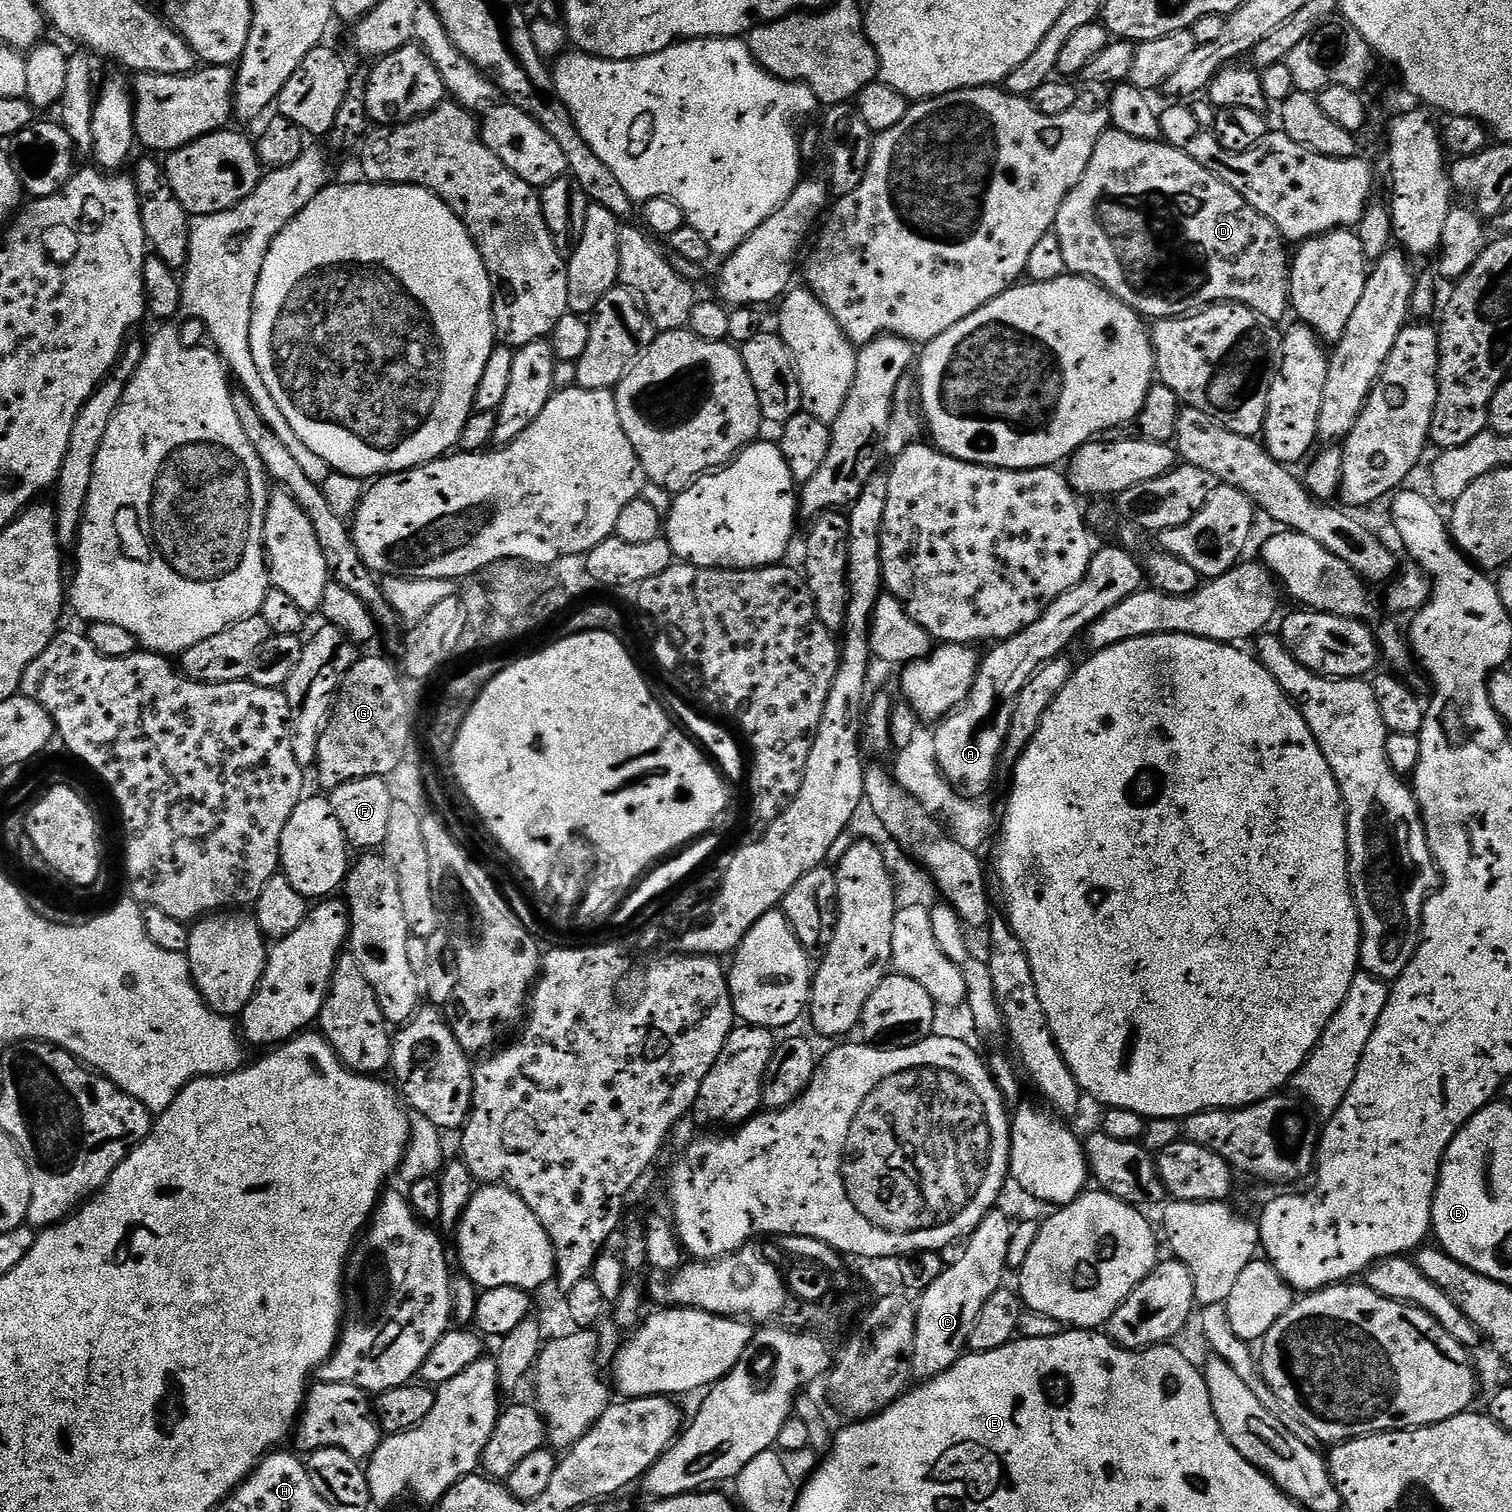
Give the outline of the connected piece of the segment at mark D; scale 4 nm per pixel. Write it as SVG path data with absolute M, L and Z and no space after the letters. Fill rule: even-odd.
M1109 127L1108 131L1102 134L1102 138L1098 138L1098 146L1094 146L1094 154L1090 158L1090 166L1086 166L1086 174L1082 174L1082 178L1078 182L1078 186L1074 186L1074 190L1070 190L1070 194L1066 194L1066 198L1060 207L1060 218L1058 221L1059 227L1064 227L1066 231L1059 233L1060 241L1062 242L1062 255L1066 258L1066 266L1068 272L1073 276L1084 276L1088 280L1095 280L1097 284L1104 287L1107 292L1114 294L1114 298L1121 300L1126 306L1130 306L1135 312L1140 313L1141 317L1149 318L1153 321L1157 320L1172 320L1176 316L1187 316L1193 312L1199 312L1201 308L1207 308L1209 304L1244 304L1250 310L1254 310L1258 314L1262 314L1262 318L1271 320L1273 322L1280 322L1285 314L1288 314L1290 308L1290 291L1291 291L1291 277L1290 277L1290 258L1285 254L1284 239L1280 232L1272 222L1260 212L1254 210L1252 206L1233 187L1228 186L1214 174L1210 174L1210 170L1206 170L1206 166L1198 166L1198 162L1194 162L1194 158L1189 158L1188 155L1182 154L1182 150L1178 150L1174 146L1165 144L1160 140L1143 140L1142 138L1130 138L1130 134L1122 134L1117 128Z

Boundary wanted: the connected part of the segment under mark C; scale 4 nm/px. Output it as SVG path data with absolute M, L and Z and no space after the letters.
M993 1210L985 1216L984 1221L967 1237L964 1253L945 1267L942 1278L938 1278L930 1290L919 1293L912 1363L917 1381L933 1380L959 1362L968 1348L970 1334L974 1334L974 1322L978 1322L982 1306L990 1302L990 1294L1005 1287L1004 1275L1010 1271L1008 1255L1014 1224L1008 1221L1006 1213L1000 1211Z

